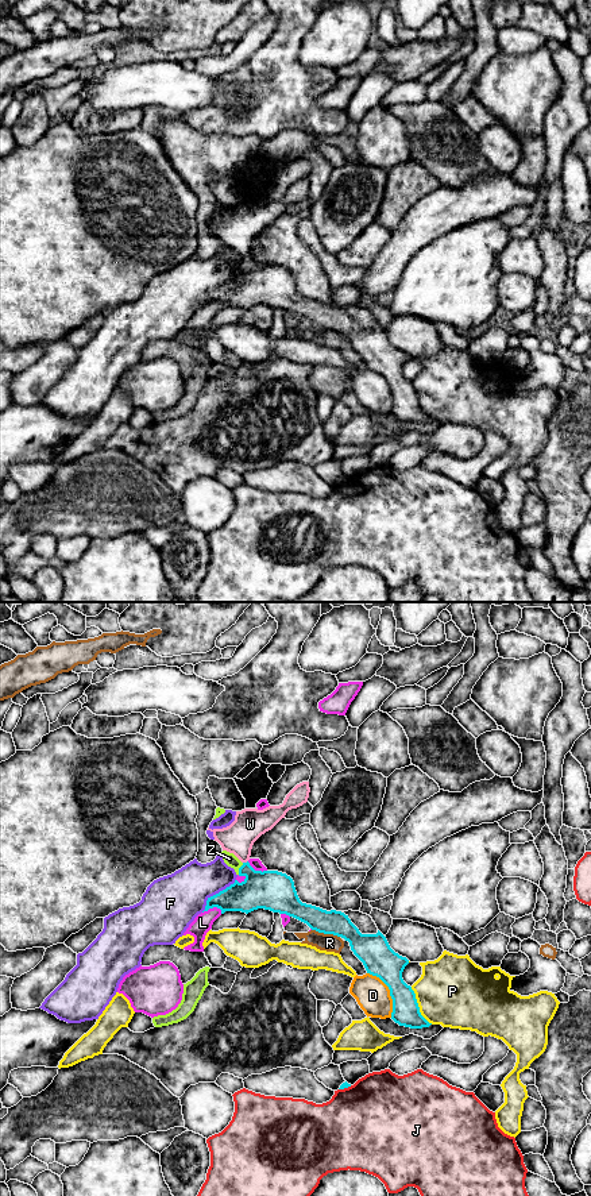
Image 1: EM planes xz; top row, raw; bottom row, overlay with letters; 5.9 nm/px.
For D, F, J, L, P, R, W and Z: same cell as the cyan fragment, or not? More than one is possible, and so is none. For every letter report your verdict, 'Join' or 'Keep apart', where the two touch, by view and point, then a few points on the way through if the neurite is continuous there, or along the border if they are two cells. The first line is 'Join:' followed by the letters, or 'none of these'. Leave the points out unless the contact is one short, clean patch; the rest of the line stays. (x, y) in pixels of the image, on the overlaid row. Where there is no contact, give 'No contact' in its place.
Join: none of these
D: Keep apart. Touches cyan at xz (390, 992). Boundary: xz (367, 972), (377, 976), (387, 987), (391, 999), (391, 1017)
F: Keep apart. Touches cyan at xz (216, 894)
J: Keep apart. Touches cyan at xz (344, 1087)
L: Keep apart. Touches cyan at xz (212, 907)
P: Keep apart. Touches cyan at xz (417, 1006)
R: Keep apart. Touches cyan at xz (325, 933)
W: Keep apart. Touches cyan at xz (244, 863). Boundary: xz (247, 860), (243, 863)
Z: Keep apart. Touches cyan at xz (239, 868)

